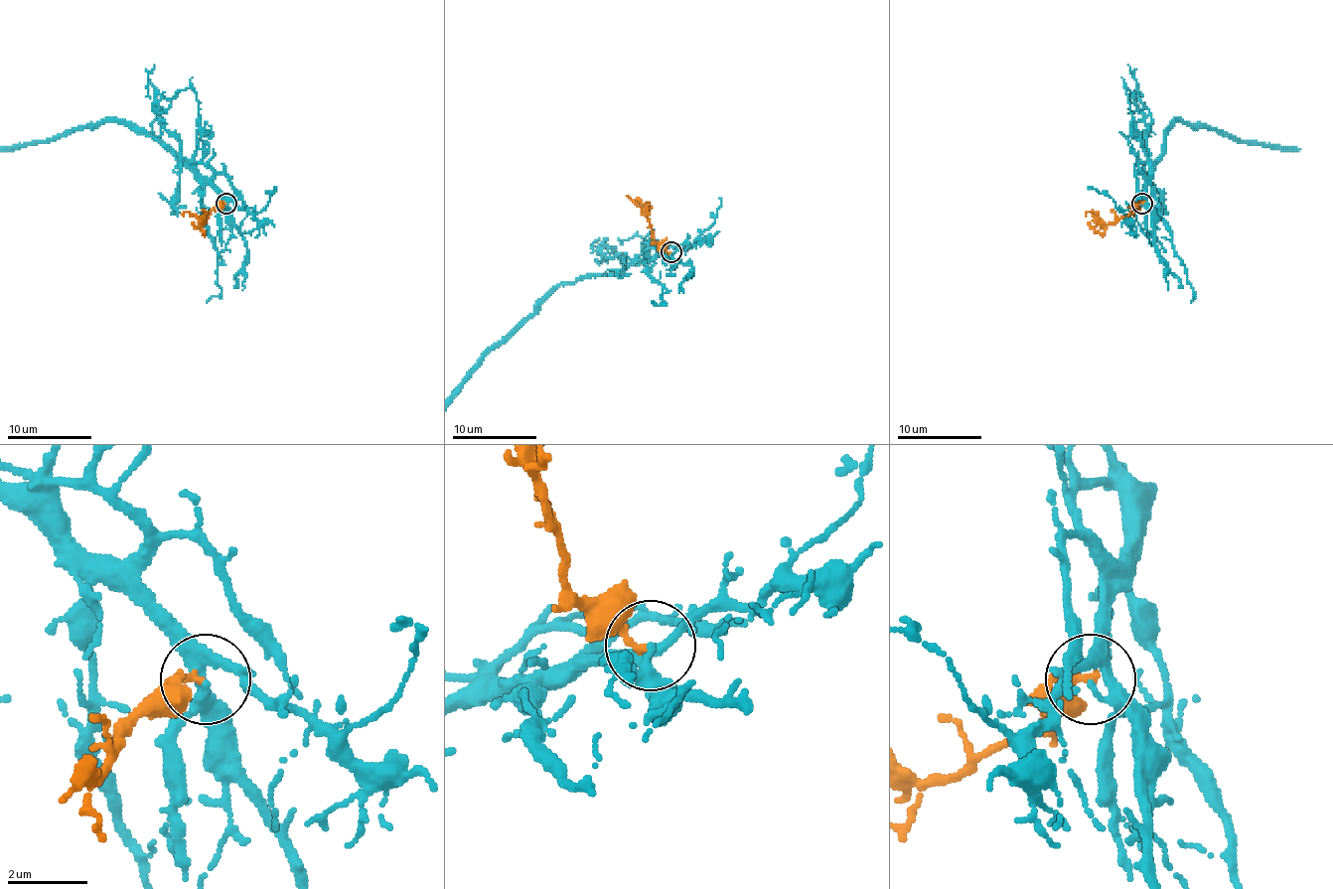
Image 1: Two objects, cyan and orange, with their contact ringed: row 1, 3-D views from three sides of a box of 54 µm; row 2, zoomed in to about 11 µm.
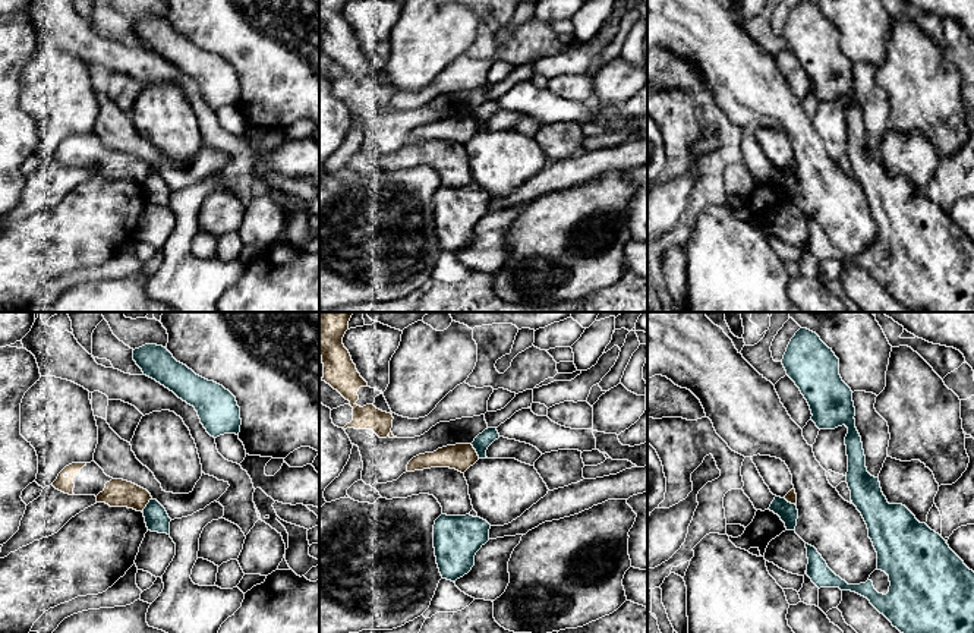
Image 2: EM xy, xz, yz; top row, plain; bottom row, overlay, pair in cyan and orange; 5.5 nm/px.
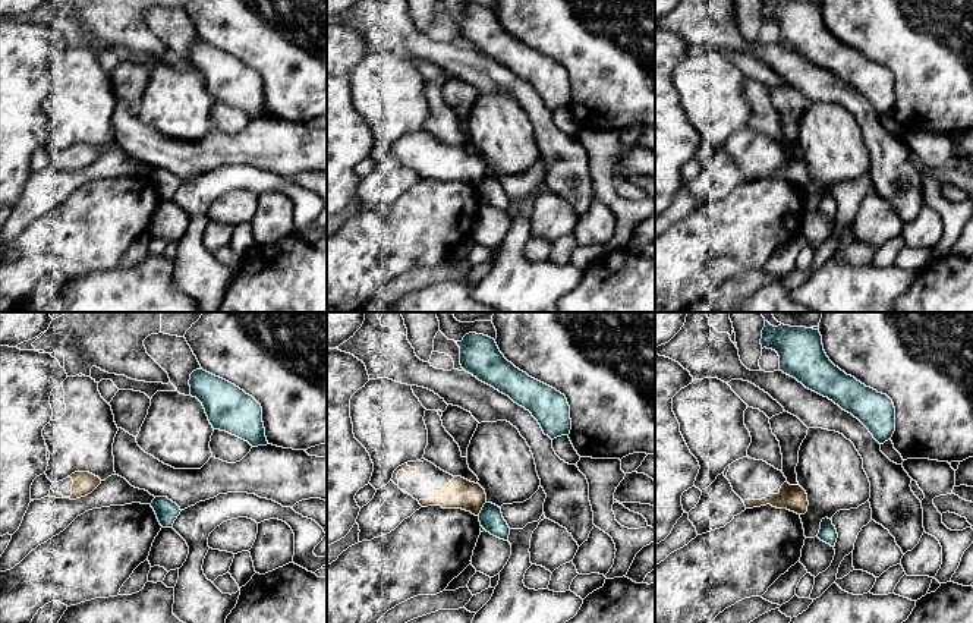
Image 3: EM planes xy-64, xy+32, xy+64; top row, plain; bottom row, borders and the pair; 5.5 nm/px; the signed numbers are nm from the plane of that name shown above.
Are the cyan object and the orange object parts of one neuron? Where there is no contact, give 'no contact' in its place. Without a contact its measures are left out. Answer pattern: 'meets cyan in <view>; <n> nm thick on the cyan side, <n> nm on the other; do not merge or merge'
meets cyan in xy; 130 nm thick on the cyan side, 160 nm on the other; do not merge

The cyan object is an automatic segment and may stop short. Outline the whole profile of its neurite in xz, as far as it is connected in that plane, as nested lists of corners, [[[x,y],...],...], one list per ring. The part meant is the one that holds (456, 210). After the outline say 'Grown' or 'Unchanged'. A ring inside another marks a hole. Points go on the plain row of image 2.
[[[441,186],[434,196],[434,220],[442,251],[456,253],[475,237],[476,224],[489,212],[491,196],[470,186]]]. Unchanged

